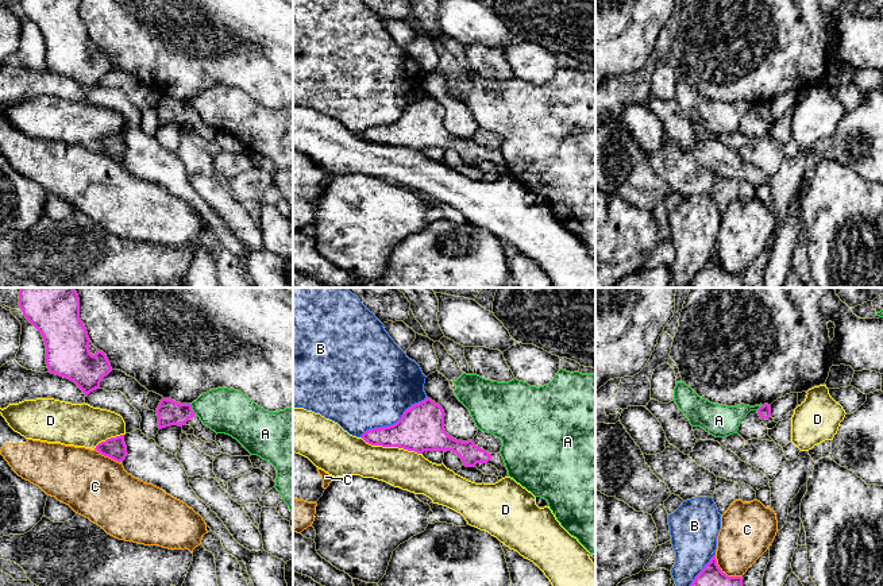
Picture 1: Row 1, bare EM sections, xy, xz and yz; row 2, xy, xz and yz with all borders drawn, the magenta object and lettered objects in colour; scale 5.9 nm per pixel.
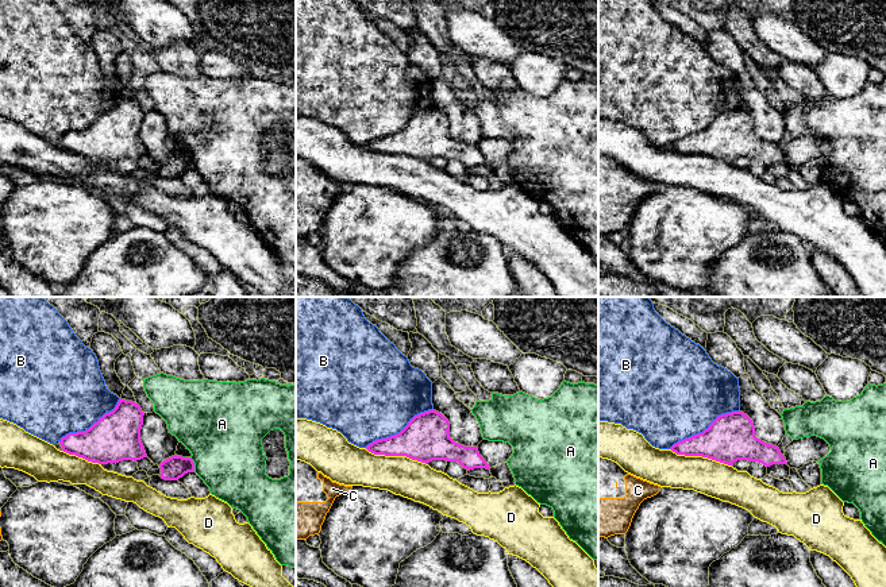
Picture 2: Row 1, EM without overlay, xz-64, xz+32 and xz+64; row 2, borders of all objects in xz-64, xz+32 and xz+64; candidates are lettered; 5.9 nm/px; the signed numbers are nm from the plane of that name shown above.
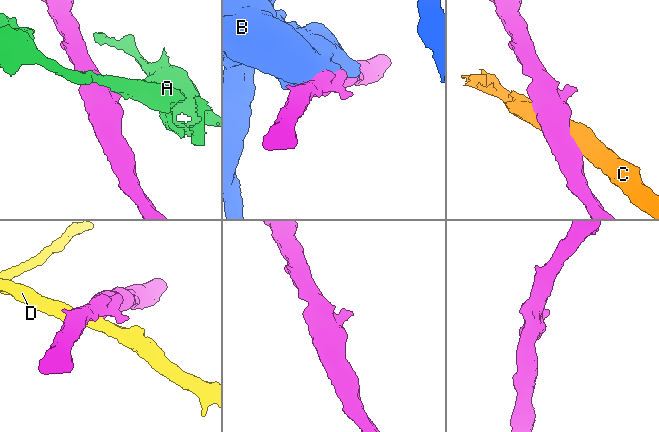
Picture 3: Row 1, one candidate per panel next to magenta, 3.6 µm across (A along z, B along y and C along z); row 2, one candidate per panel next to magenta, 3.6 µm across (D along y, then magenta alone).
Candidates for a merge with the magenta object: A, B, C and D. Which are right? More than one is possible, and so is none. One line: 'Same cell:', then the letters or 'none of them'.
Same cell: none of them

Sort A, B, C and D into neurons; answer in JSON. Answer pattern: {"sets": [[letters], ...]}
{"sets": [["A"], ["B"], ["C"], ["D"]]}

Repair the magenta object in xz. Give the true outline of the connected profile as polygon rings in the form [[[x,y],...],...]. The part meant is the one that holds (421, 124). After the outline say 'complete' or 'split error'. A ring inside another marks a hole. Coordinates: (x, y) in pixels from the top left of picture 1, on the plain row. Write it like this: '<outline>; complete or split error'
[[[425,96],[408,105],[393,123],[369,127],[362,136],[371,143],[398,144],[423,151],[424,149],[452,149],[466,165],[487,161],[498,167],[500,174],[508,174],[501,151],[489,151],[473,138],[462,139],[451,135],[444,127],[443,105]]]; split error

